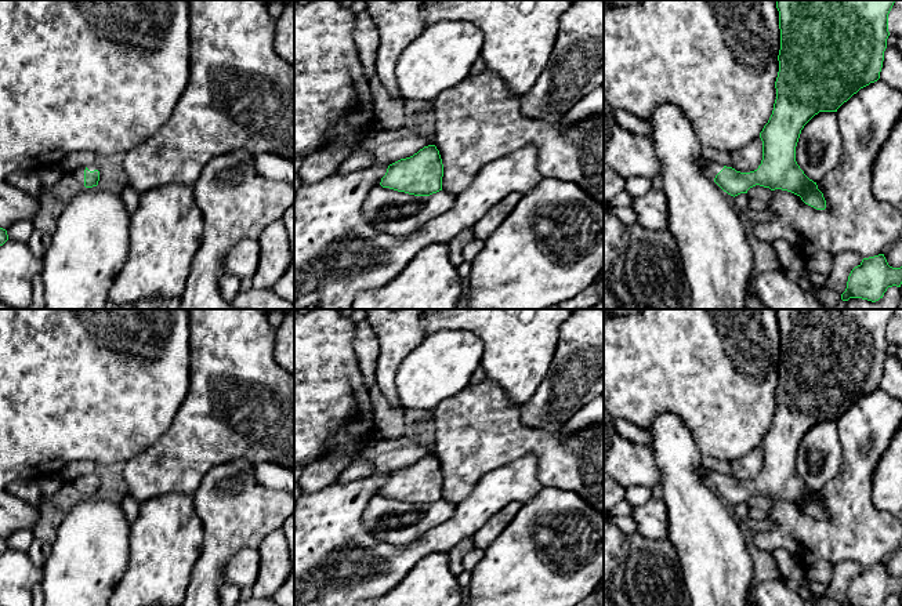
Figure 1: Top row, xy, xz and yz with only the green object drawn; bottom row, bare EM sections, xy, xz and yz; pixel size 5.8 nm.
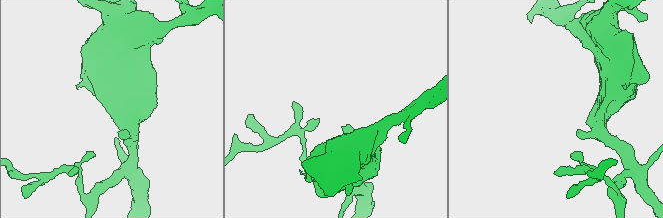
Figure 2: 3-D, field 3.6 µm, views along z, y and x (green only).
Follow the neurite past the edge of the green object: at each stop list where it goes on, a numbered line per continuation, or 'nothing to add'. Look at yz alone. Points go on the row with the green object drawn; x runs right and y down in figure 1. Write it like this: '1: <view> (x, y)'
1: yz (710, 169)

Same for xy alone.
1: xy (79, 174)

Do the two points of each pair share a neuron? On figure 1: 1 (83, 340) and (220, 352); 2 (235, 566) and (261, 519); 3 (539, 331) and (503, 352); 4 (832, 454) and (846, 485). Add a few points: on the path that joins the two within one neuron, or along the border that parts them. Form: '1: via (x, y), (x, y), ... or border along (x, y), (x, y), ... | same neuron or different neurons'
1: border along (189, 323), (188, 383) | different neurons
2: border along (256, 547), (236, 551), (223, 572) | different neurons
3: via (531, 331), (511, 348) | same neuron
4: border along (839, 436), (843, 449), (840, 470), (817, 493) | different neurons

